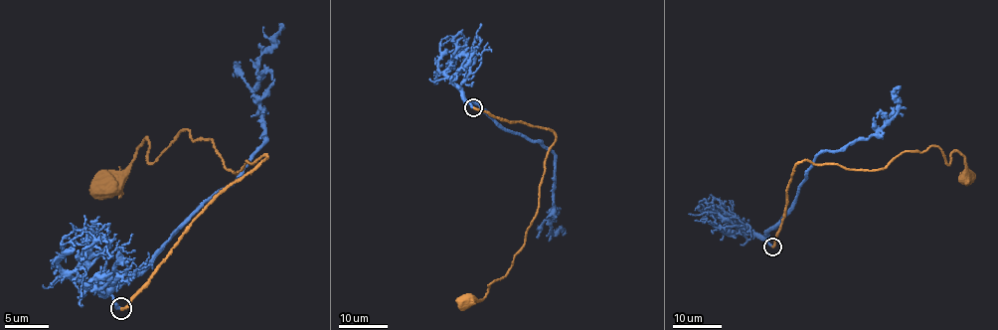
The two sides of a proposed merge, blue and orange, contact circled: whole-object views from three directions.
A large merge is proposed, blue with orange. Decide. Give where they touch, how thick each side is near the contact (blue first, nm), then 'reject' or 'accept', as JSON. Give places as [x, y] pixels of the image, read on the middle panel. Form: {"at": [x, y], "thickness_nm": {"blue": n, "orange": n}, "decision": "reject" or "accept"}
{"at": [473, 107], "thickness_nm": {"blue": 260, "orange": 240}, "decision": "accept"}

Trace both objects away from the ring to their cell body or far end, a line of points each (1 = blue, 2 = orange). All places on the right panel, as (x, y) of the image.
1: (773, 247), (766, 234), (791, 207), (813, 159), (874, 135), (897, 112), (893, 91), (900, 85)
2: (773, 247), (803, 160), (879, 170), (936, 145), (947, 164), (953, 151), (964, 158), (964, 182)

